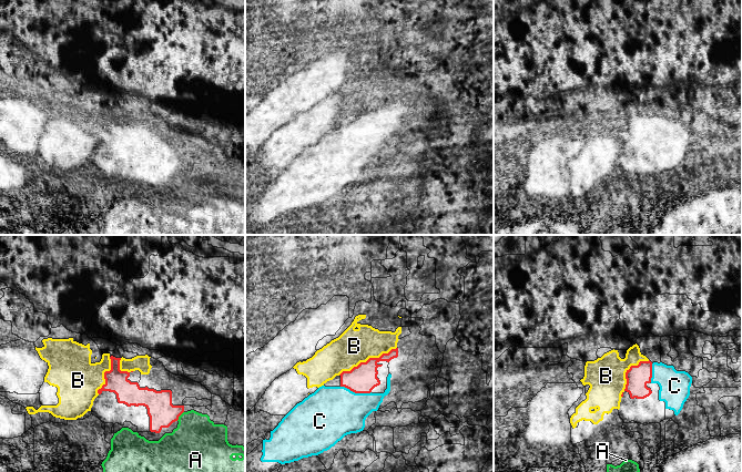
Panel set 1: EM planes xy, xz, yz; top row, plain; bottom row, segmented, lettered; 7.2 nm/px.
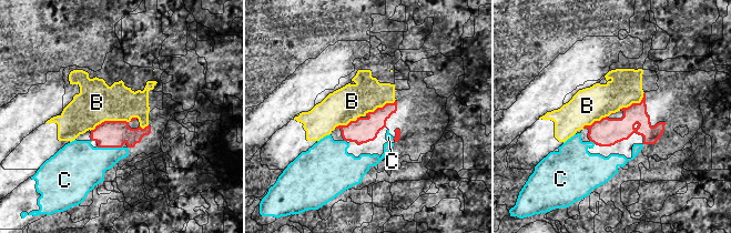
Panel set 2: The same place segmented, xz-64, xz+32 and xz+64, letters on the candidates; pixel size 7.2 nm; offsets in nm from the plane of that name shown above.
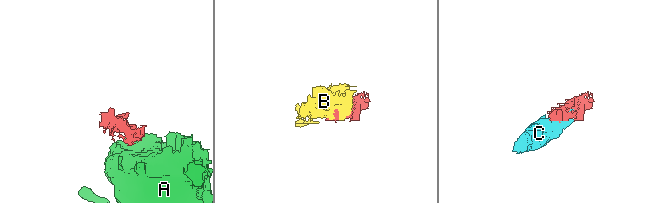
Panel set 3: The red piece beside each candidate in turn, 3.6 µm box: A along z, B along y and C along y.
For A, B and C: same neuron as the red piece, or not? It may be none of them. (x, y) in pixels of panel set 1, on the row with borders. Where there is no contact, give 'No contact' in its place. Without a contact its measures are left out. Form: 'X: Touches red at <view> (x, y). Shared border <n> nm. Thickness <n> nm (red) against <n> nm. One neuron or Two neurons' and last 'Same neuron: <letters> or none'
A: Touches red at xy (180, 414). Shared border 90 nm. Thickness 200 nm (red) against 380 nm. Two neurons
B: Touches red at xz (368, 359). Shared border 460 nm. Thickness 200 nm (red) against 260 nm. Two neurons
C: Touches red at xz (356, 392). Shared border 220 nm. Thickness 200 nm (red) against 380 nm. One neuron
Same neuron: C

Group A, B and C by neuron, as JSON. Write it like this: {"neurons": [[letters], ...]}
{"neurons": [["A"], ["B"], ["C"]]}

